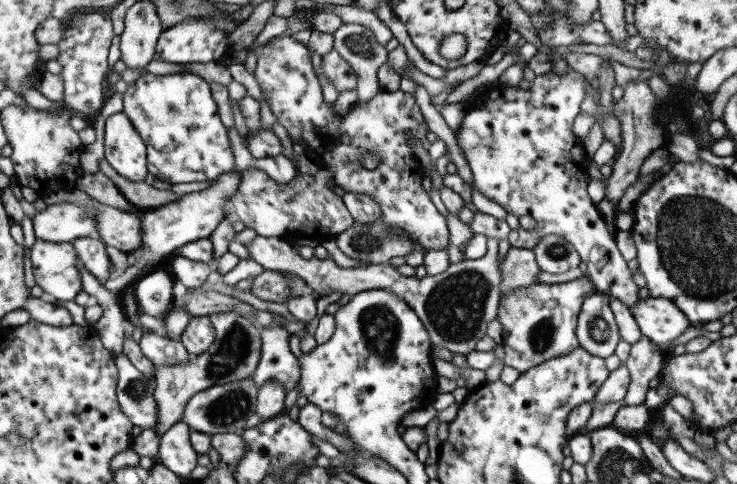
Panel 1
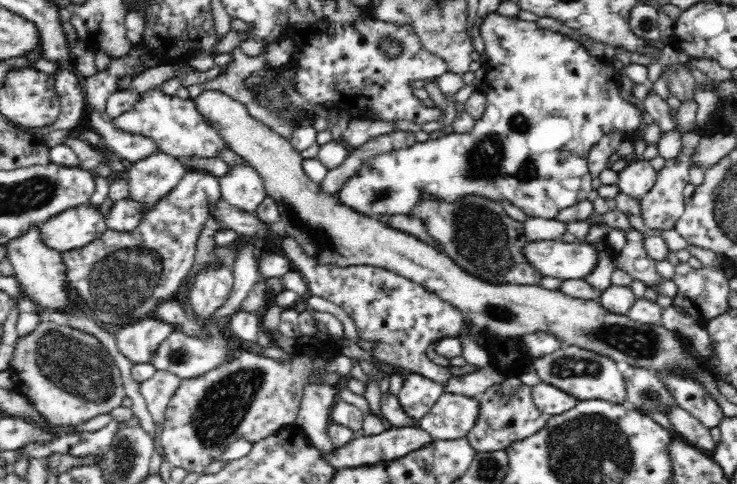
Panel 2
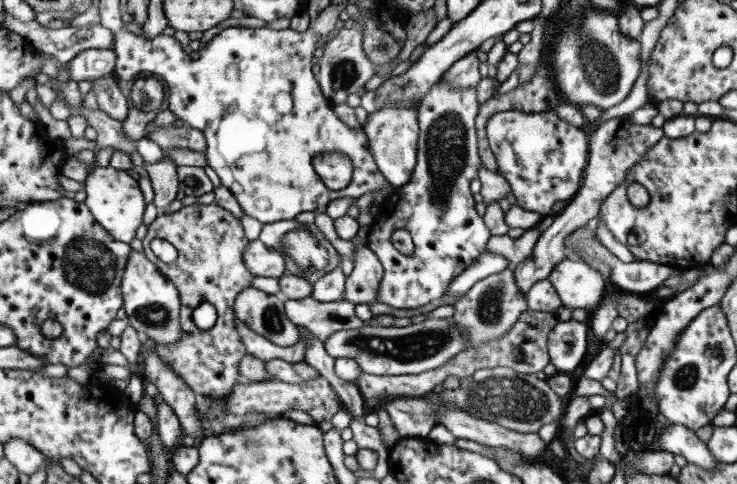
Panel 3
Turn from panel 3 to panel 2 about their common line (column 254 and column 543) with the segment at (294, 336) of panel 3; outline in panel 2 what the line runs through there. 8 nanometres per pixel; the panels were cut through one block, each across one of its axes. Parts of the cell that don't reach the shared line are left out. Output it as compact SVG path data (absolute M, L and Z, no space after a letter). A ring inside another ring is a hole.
M217 90L202 91L197 97L192 98L202 120L206 121L212 129L218 131L222 141L238 157L244 158L250 163L262 177L267 194L278 205L280 218L275 223L275 230L283 236L294 238L302 250L308 256L314 256L323 265L370 265L379 266L380 269L391 270L397 275L417 282L430 292L437 294L442 300L455 306L472 325L481 328L482 334L496 335L502 338L518 338L525 334L546 332L556 337L562 346L576 346L583 350L600 354L610 358L614 363L626 362L630 366L638 366L648 371L664 371L665 369L690 369L696 367L699 360L691 356L691 350L687 344L672 331L662 327L660 323L642 324L631 321L627 315L612 314L599 303L598 299L586 300L572 298L558 290L548 290L540 285L514 284L513 282L486 282L469 272L466 272L458 263L454 262L447 253L430 246L428 243L416 238L414 235L393 229L381 220L360 214L346 205L340 205L335 195L328 195L320 189L320 185L308 178L302 169L303 158L297 154L292 144L281 134L274 132L261 120L252 117L248 109L230 95Z

